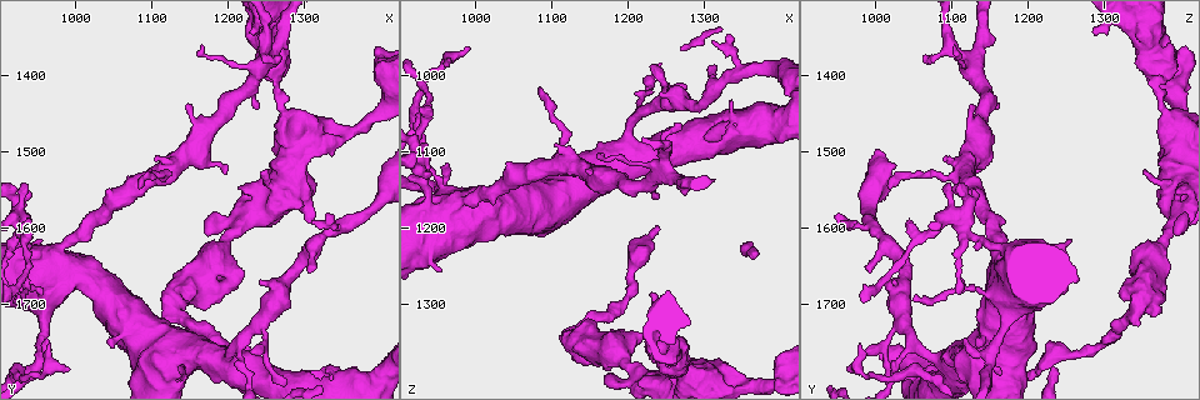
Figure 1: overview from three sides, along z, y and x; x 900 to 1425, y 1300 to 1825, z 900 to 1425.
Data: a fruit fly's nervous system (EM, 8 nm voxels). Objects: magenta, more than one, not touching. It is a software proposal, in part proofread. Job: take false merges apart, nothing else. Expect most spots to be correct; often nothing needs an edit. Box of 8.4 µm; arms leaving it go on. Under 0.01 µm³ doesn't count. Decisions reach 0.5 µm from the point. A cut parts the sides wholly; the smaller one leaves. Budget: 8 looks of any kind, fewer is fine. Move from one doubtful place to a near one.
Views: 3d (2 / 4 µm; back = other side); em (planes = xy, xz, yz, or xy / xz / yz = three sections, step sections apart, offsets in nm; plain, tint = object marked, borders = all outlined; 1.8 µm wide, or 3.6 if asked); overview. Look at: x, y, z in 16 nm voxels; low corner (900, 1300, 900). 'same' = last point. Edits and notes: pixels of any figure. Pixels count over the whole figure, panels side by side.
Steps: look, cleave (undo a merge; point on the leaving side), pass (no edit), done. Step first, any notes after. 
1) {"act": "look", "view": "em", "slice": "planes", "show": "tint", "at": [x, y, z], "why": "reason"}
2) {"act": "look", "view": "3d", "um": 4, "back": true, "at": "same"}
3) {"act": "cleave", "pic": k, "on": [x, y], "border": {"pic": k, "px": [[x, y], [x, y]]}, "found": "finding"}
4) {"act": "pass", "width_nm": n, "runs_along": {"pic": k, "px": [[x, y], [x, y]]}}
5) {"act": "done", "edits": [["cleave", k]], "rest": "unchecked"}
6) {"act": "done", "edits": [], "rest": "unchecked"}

{"act": "look", "view": "3d", "um": 4, "at": [1275, 1455, 1395], "why": "four-way junction"}

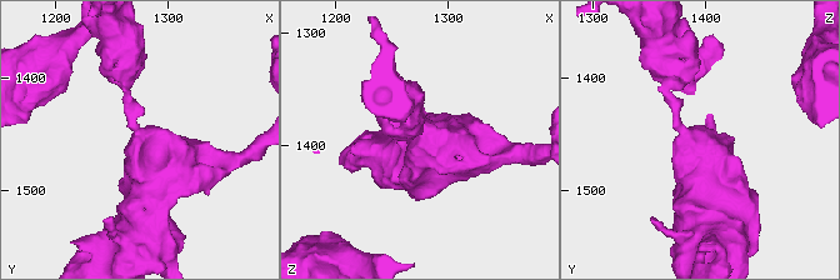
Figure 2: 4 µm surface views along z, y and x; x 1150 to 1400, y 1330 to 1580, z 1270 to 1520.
{"act": "look", "view": "em", "slice": "yz", "step": 8, "show": "tint", "at": [1278, 1456, 1392], "arms": 4, "why": "now the EM"}

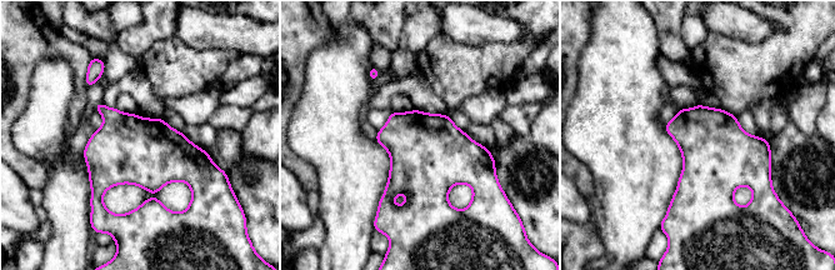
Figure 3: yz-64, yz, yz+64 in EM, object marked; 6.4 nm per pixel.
{"act": "look", "view": "em", "slice": "planes", "show": "borders", "at": "same"}

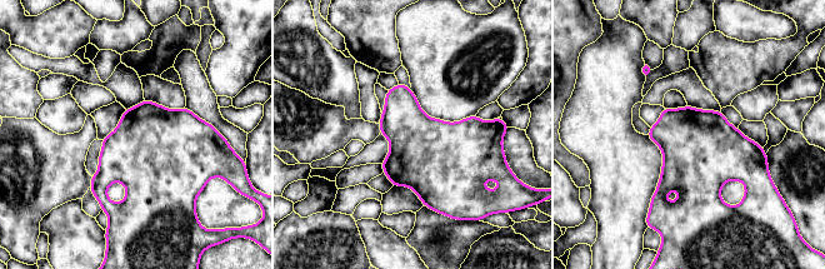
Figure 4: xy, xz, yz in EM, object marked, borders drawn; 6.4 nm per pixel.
{"act": "pass", "width_nm": 480, "found": "one neuron here"}

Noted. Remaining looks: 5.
{"act": "look", "view": "em", "slice": "yz", "step": 8, "show": "tint", "at": [1225, 1585, 1395], "why": "thick turns thin"}

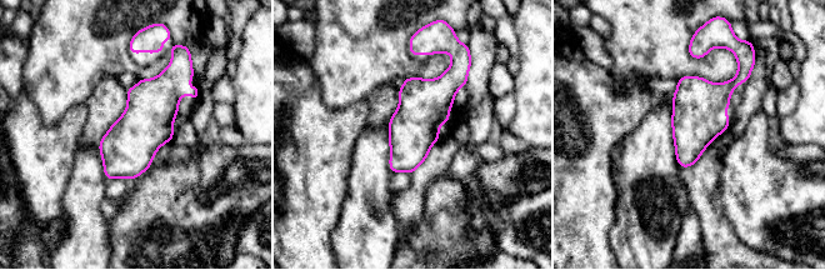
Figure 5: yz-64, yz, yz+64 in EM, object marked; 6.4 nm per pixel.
{"act": "look", "view": "em", "slice": "planes", "show": "tint", "at": "same"}

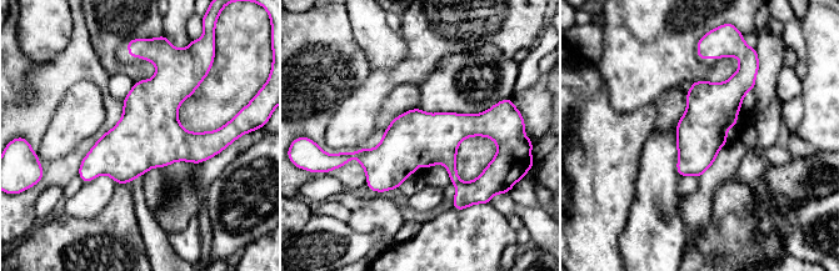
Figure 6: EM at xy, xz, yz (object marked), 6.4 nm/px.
{"act": "pass", "width_nm": 320, "runs_along": {"pic": 6, "px": [[495, 128], [349, 155]]}, "found": "one neuron here"}

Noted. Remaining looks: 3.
{"act": "look", "view": "3d", "um": 4, "at": [960, 1685, 1175], "why": "sudden change in width"}

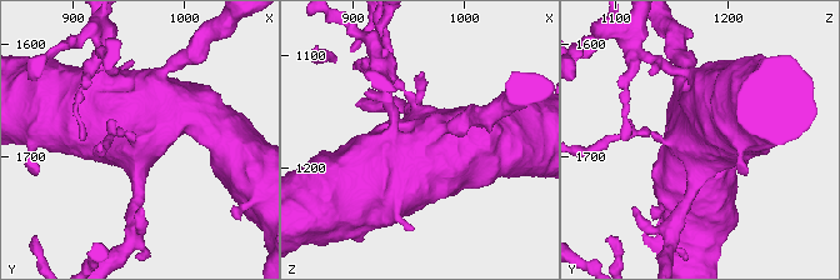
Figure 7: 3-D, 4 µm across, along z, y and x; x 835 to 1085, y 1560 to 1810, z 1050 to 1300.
{"act": "look", "view": "em", "slice": "planes", "show": "plain", "at": [958, 1688, 1178]}

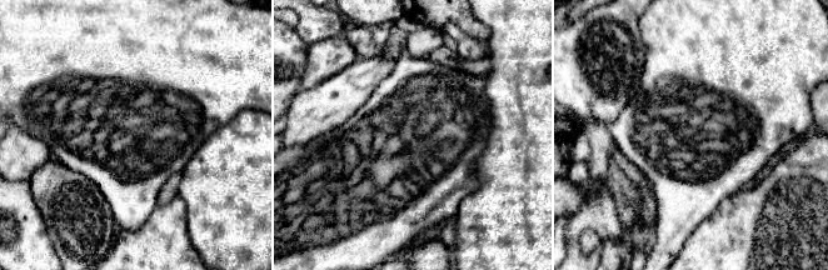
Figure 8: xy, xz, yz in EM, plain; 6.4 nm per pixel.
{"act": "look", "view": "em", "slice": "planes", "show": "tint", "at": "same", "why": "where the object lies"}

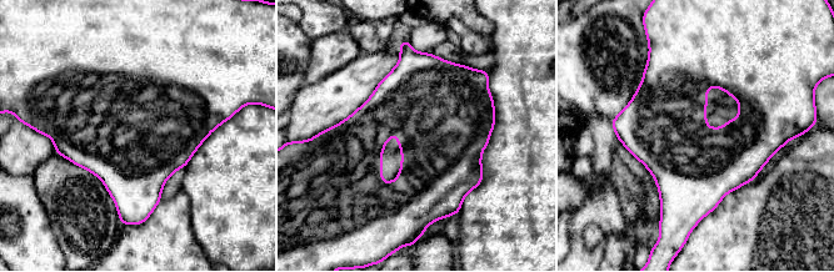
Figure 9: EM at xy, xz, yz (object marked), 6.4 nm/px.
{"act": "pass", "width_nm": 480, "found": "one neuron here"}

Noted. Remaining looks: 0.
{"act": "done", "edits": [], "rest": "unchecked"}

